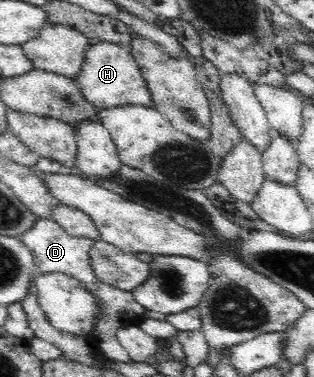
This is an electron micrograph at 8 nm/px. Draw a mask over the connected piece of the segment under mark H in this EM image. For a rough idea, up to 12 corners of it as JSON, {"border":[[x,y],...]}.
{"border":[[91,42],[74,81],[99,110],[154,108],[130,49]]}

